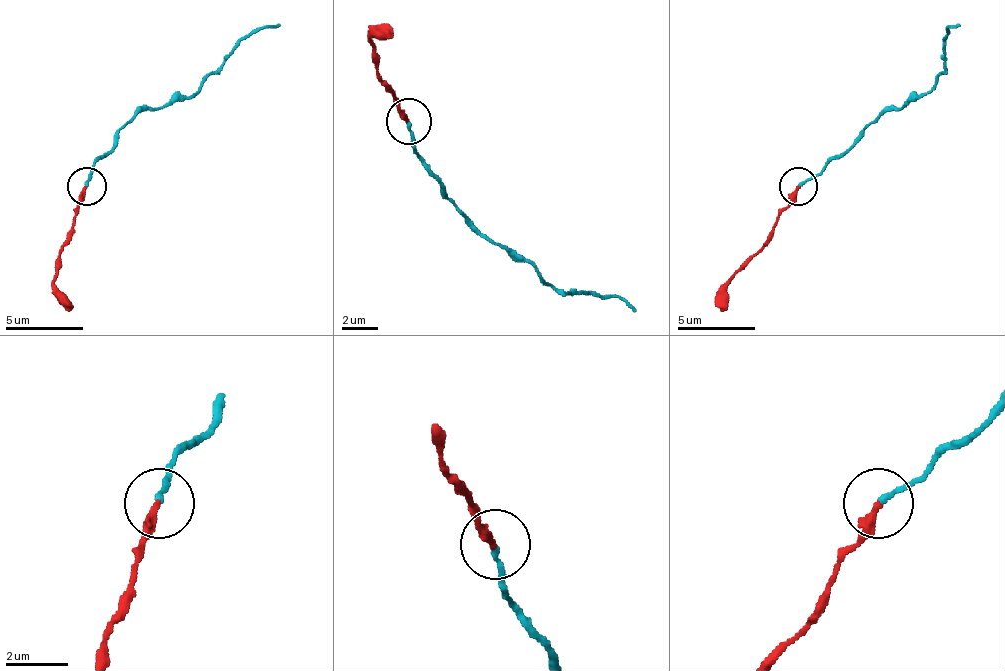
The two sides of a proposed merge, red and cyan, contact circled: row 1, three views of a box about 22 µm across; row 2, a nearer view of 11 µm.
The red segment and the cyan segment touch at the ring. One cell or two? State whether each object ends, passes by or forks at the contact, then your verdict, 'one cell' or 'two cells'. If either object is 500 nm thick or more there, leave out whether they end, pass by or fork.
red ends; cyan ends; one cell

